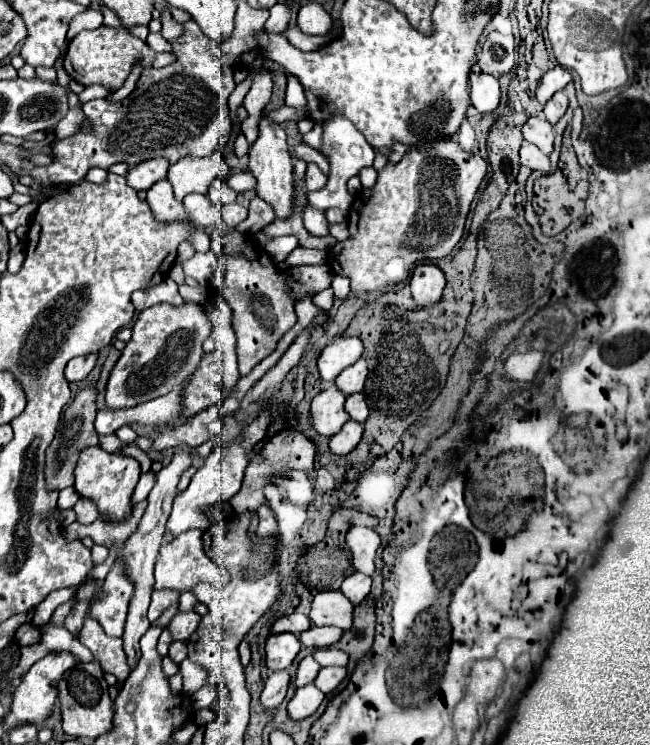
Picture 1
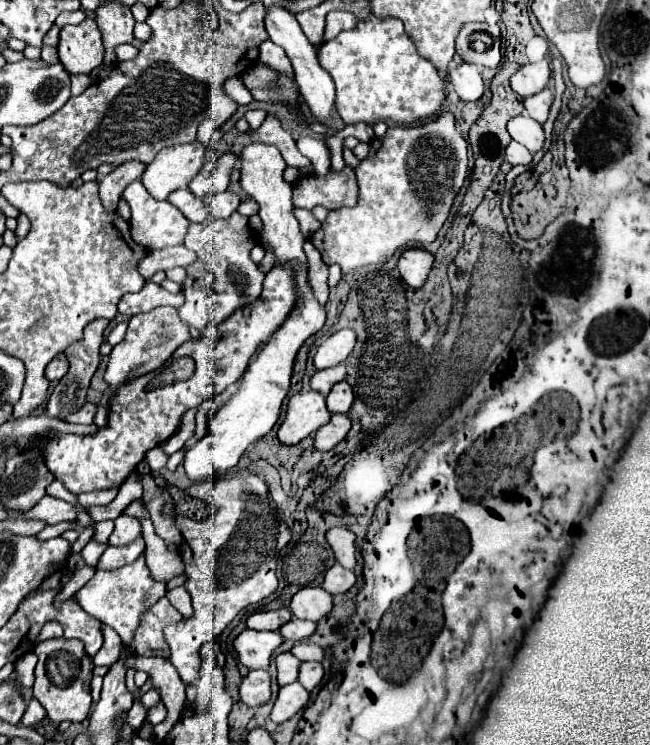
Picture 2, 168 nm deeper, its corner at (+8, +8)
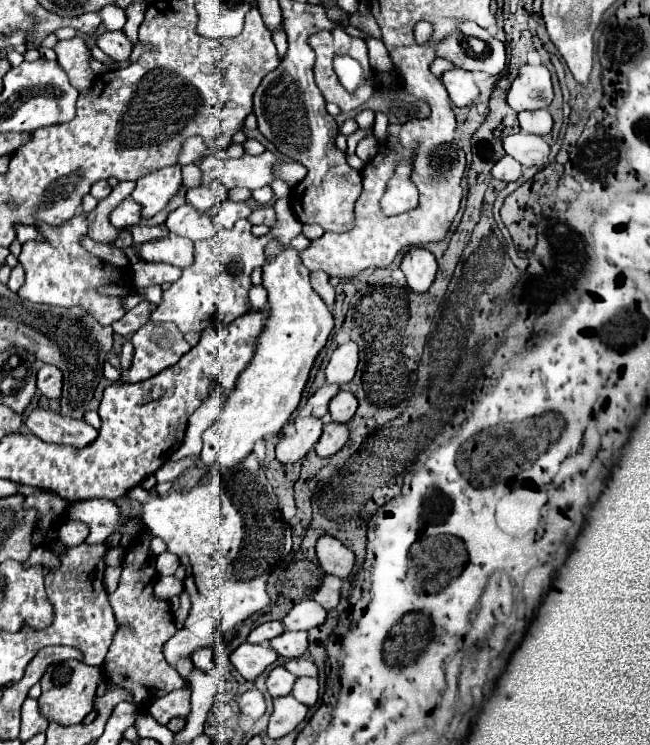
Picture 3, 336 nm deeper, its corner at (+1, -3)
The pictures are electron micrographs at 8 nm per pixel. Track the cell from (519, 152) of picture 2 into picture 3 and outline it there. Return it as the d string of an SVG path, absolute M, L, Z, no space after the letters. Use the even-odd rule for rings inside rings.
M507 155L501 157L491 169L491 177L499 179L499 181L505 181L505 183L517 181L521 177L521 173L523 173L523 167L517 161L513 161L511 157L507 157Z

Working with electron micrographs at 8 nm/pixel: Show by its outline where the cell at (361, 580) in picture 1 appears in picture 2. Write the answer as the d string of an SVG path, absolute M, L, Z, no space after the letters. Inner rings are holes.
M334 564L322 582L322 588L328 590L330 594L342 594L348 592L356 584L356 574L354 570L346 570L340 564Z

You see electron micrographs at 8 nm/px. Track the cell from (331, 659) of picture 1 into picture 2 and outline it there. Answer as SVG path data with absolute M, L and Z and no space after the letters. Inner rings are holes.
M304 640L304 642L298 642L292 650L290 650L294 656L298 656L302 662L306 660L322 660L324 658L324 650L318 648L318 644L310 642L310 640Z

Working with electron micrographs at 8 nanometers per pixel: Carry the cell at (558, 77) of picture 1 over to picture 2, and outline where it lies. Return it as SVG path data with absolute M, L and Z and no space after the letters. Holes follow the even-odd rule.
M540 60L534 64L524 64L510 80L510 86L514 88L514 92L518 92L520 96L532 96L540 90L544 90L548 86L550 80L550 60Z

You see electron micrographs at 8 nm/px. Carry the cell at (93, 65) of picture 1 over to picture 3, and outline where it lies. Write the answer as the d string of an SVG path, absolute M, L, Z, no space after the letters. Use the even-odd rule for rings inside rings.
M73 37L69 41L57 41L53 47L57 53L57 63L67 73L71 85L75 89L89 89L93 83L93 71L89 67L91 51L87 49L87 43L81 37Z

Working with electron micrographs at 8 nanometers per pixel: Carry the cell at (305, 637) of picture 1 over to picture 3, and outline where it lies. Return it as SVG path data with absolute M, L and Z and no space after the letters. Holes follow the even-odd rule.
M285 631L283 635L277 635L269 641L271 649L277 651L277 655L285 659L295 659L305 655L307 651L307 633L305 631Z

